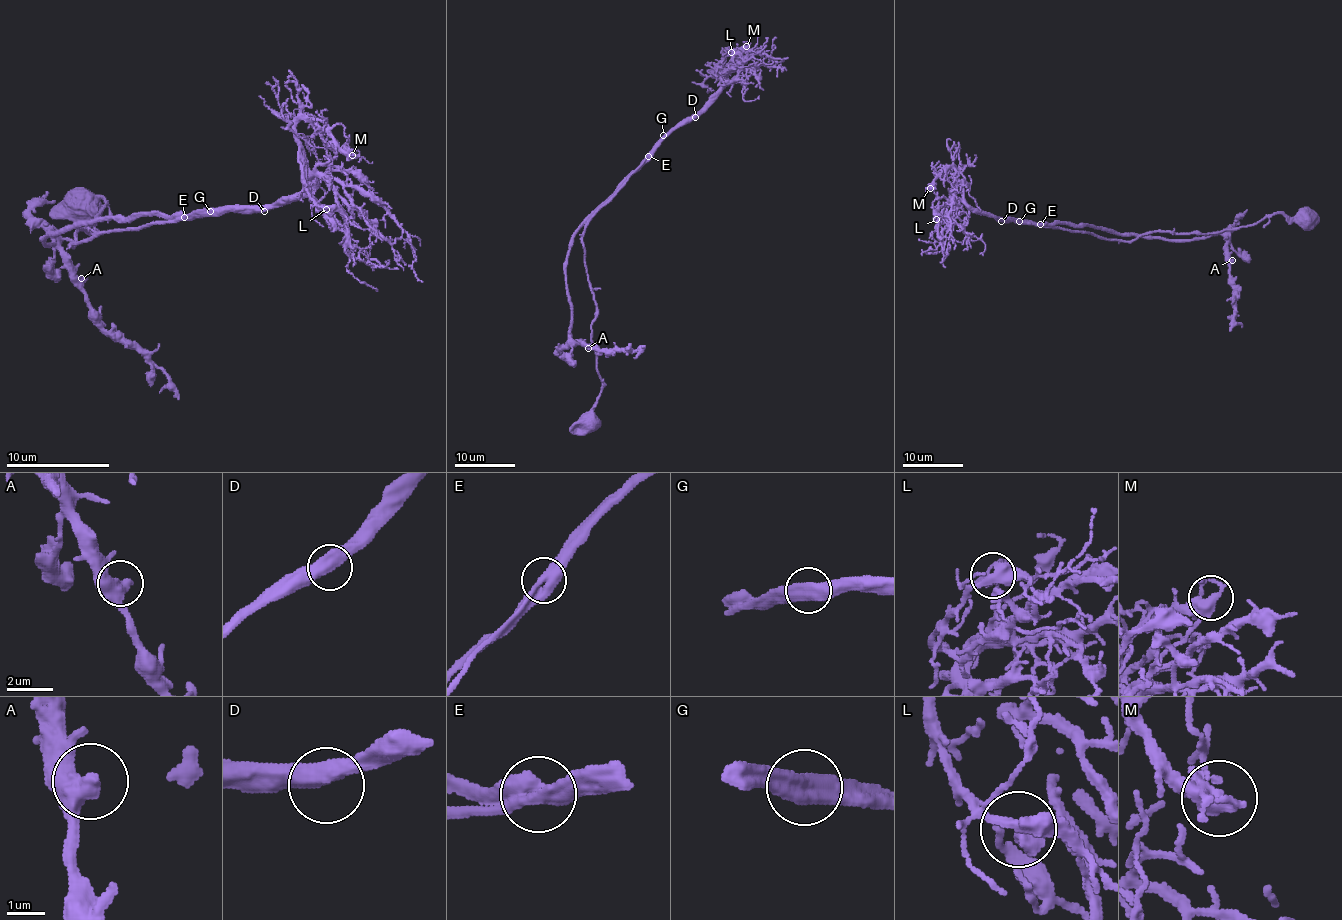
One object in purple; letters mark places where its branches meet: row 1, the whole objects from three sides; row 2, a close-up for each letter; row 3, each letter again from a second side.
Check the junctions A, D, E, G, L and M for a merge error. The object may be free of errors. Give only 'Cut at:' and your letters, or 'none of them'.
Cut at: none of them

